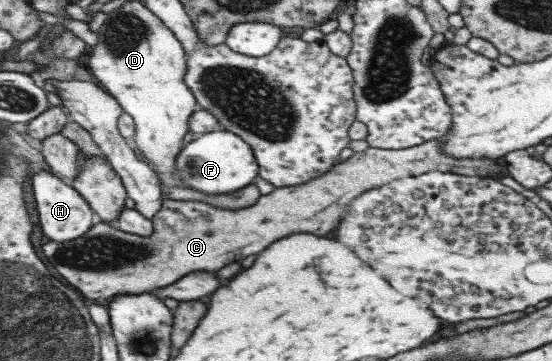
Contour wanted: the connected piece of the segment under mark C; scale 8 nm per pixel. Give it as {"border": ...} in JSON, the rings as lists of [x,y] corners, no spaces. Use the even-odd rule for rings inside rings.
{"border":[[[436,139],[401,150],[369,147],[364,152],[352,153],[352,157],[344,162],[336,162],[324,175],[312,178],[302,185],[275,188],[270,194],[260,195],[256,204],[248,206],[249,208],[220,209],[198,200],[168,198],[163,200],[161,210],[151,219],[154,232],[150,237],[125,233],[114,226],[99,224],[92,226],[76,240],[50,240],[42,246],[42,254],[58,270],[60,276],[64,276],[84,294],[86,300],[100,302],[102,298],[112,299],[123,293],[155,292],[196,270],[215,272],[232,262],[240,262],[244,256],[260,254],[272,242],[288,234],[318,232],[320,228],[320,236],[324,236],[340,224],[344,210],[348,209],[356,196],[366,190],[387,185],[388,182],[428,174],[434,170],[464,176],[476,174],[499,180],[510,175],[507,166],[498,164],[496,159],[452,158],[443,153],[443,144],[440,145]],[[230,246],[240,246],[244,254],[230,254]]]}

